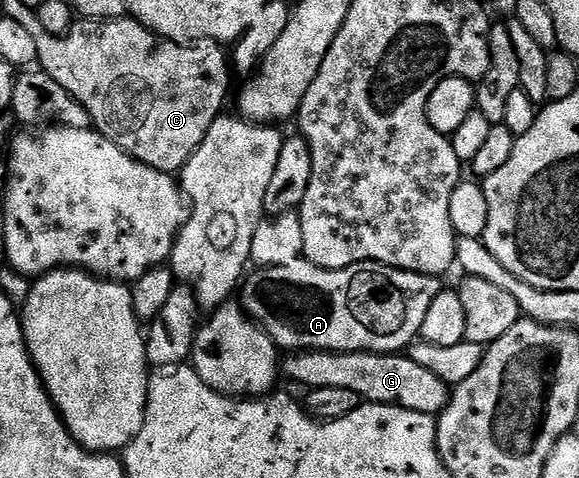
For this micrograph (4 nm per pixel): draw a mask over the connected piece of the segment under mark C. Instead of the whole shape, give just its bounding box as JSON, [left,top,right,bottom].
[26,16,232,175]

